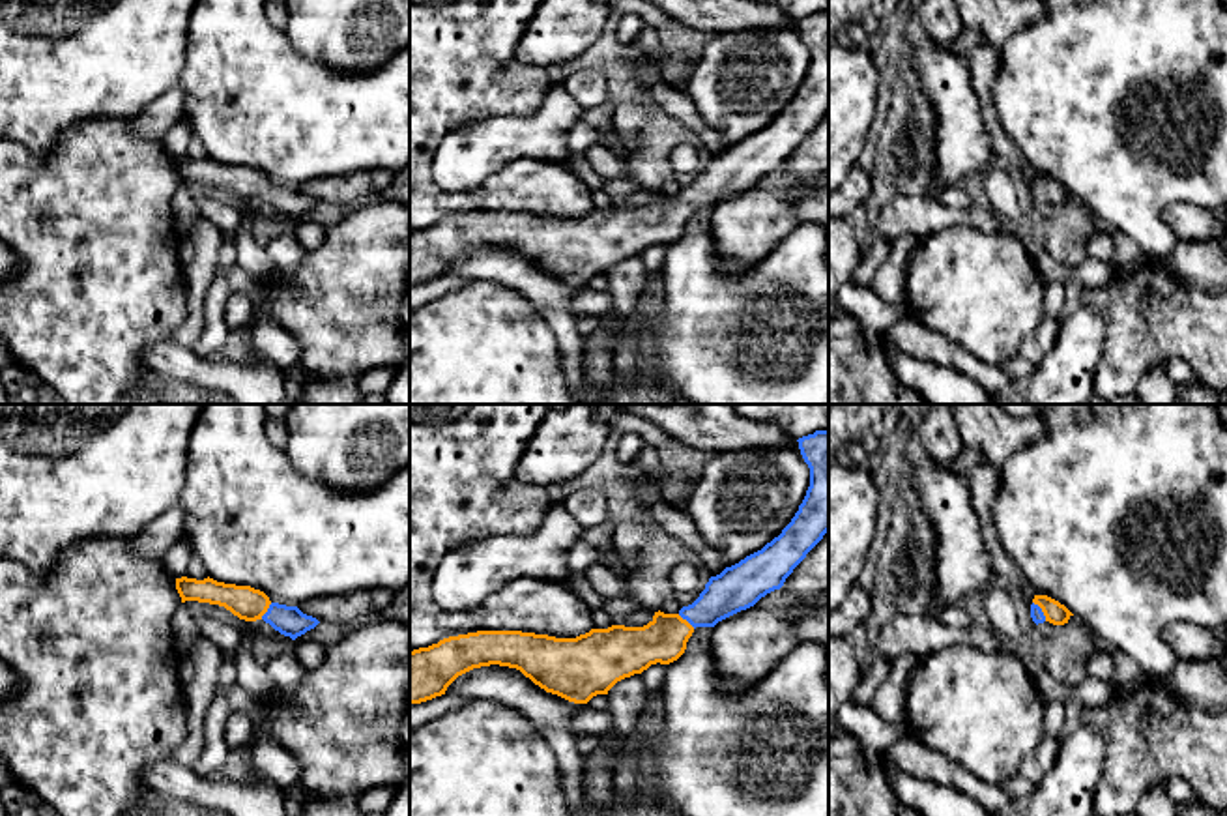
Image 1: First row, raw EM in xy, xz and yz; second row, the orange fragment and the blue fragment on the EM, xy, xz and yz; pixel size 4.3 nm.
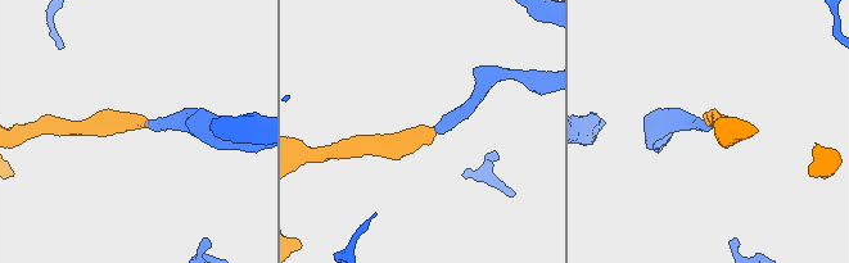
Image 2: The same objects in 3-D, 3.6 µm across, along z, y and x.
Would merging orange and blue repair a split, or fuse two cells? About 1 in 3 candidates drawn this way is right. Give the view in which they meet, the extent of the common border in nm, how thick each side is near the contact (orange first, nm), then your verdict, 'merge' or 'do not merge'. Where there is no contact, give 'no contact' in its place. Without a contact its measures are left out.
meets orange in yz; contact 110 nm long; 90 nm thick on the orange side, 60 nm on the other; merge

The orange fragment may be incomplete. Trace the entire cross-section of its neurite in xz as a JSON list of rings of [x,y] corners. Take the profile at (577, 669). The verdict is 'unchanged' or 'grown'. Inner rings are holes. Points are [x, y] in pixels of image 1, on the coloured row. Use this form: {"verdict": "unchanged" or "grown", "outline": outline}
{"verdict": "grown", "outline": [[[829,430],[797,440],[810,468],[810,487],[778,537],[711,576],[700,597],[677,614],[655,612],[643,627],[612,625],[576,638],[522,631],[477,631],[410,651],[410,706],[445,694],[462,674],[499,664],[520,670],[546,692],[587,704],[651,664],[677,661],[696,627],[754,606],[780,590],[829,532]]]}

